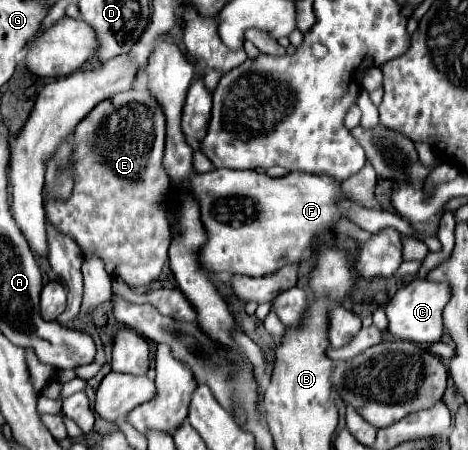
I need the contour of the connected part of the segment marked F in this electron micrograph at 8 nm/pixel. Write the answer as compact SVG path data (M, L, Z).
M213 169L209 173L193 173L189 177L189 193L199 203L203 229L207 241L199 251L199 263L211 273L227 271L231 275L261 277L277 271L287 263L299 263L309 259L313 253L313 241L319 233L329 231L343 213L337 209L335 201L341 199L339 183L331 177L317 177L301 171L287 173L285 177L273 179L257 171L237 171L237 169Z

